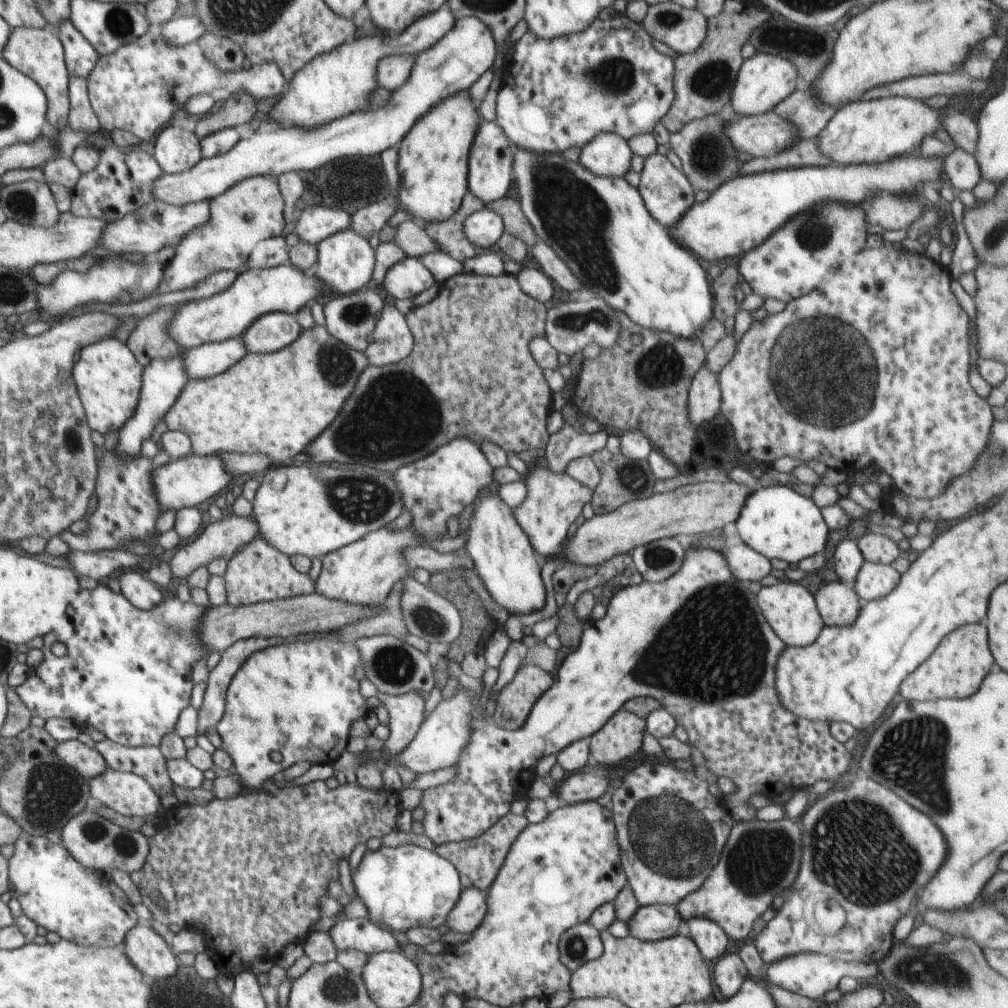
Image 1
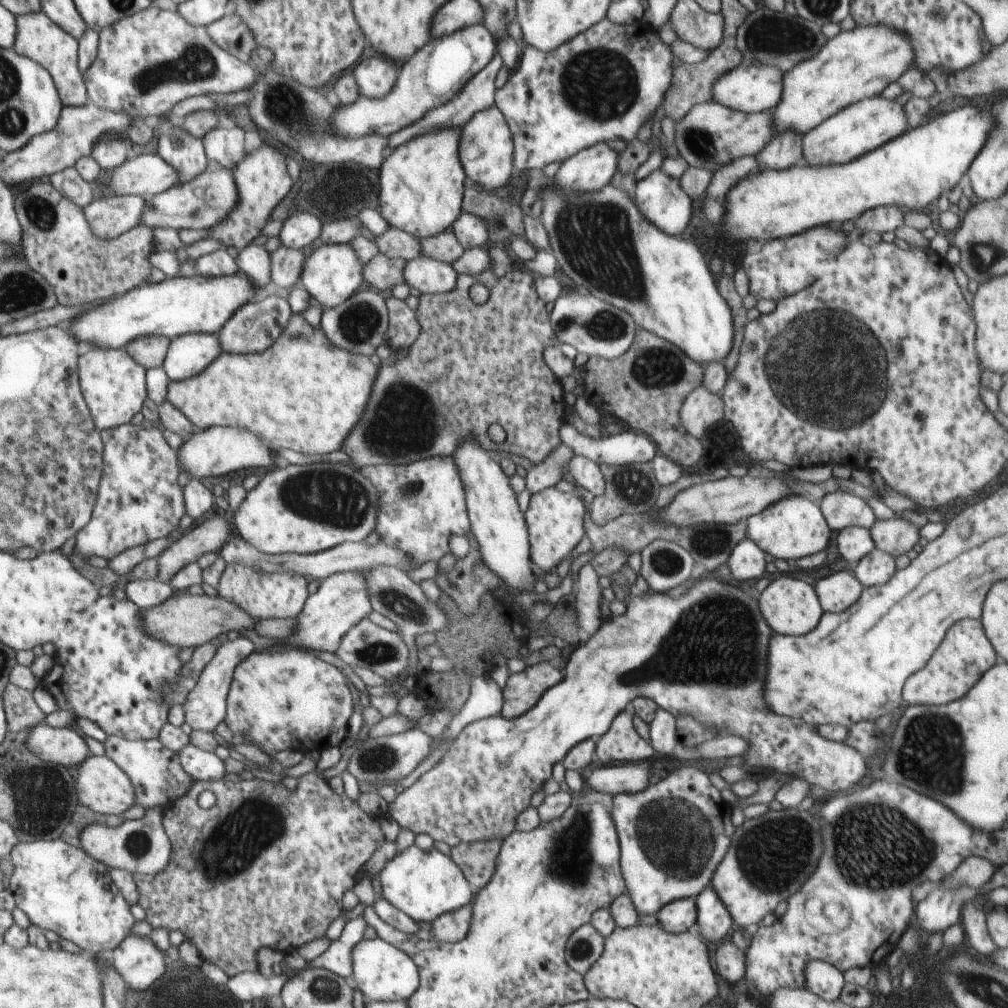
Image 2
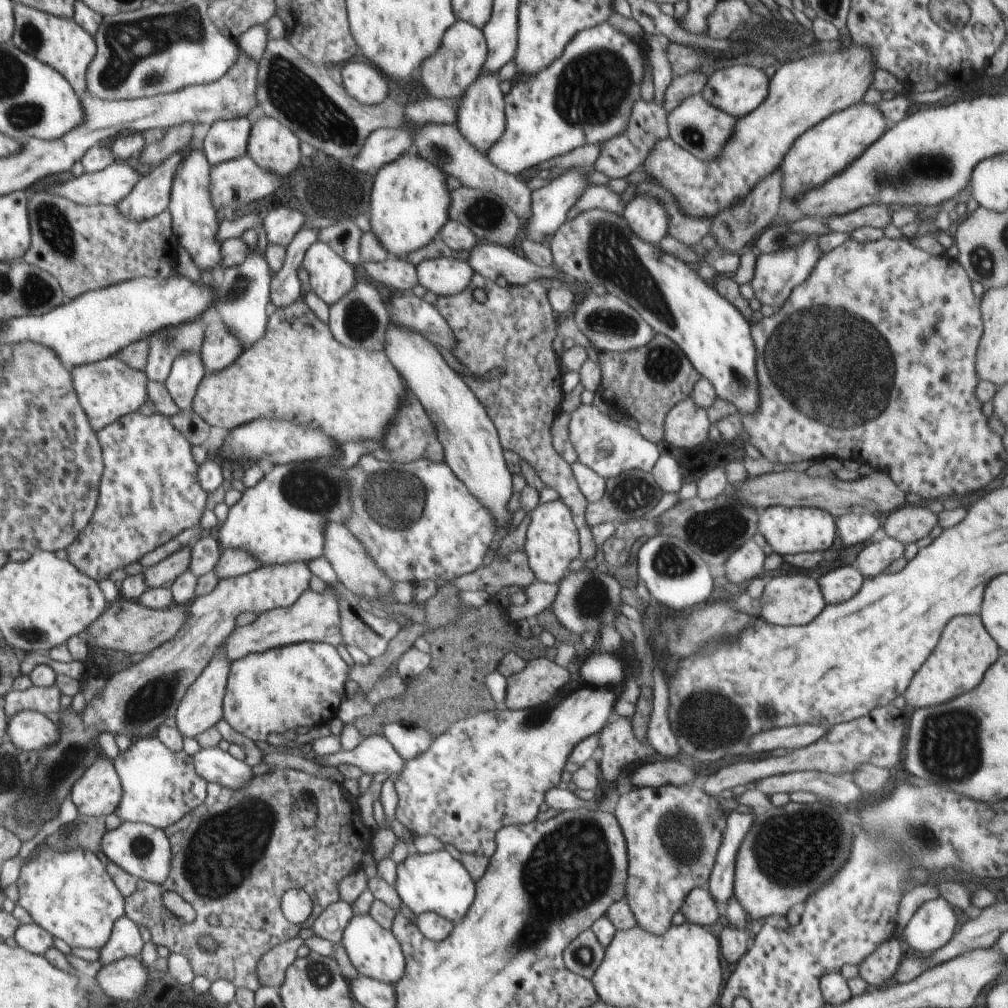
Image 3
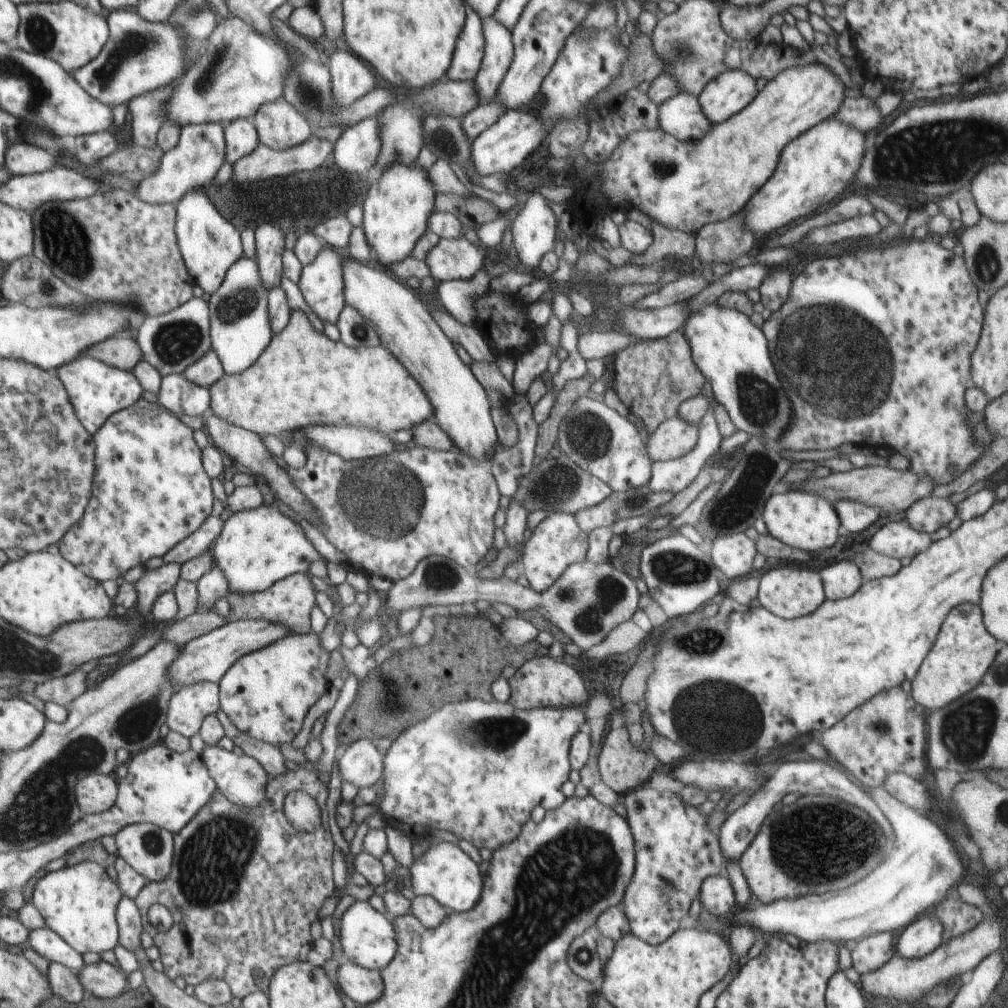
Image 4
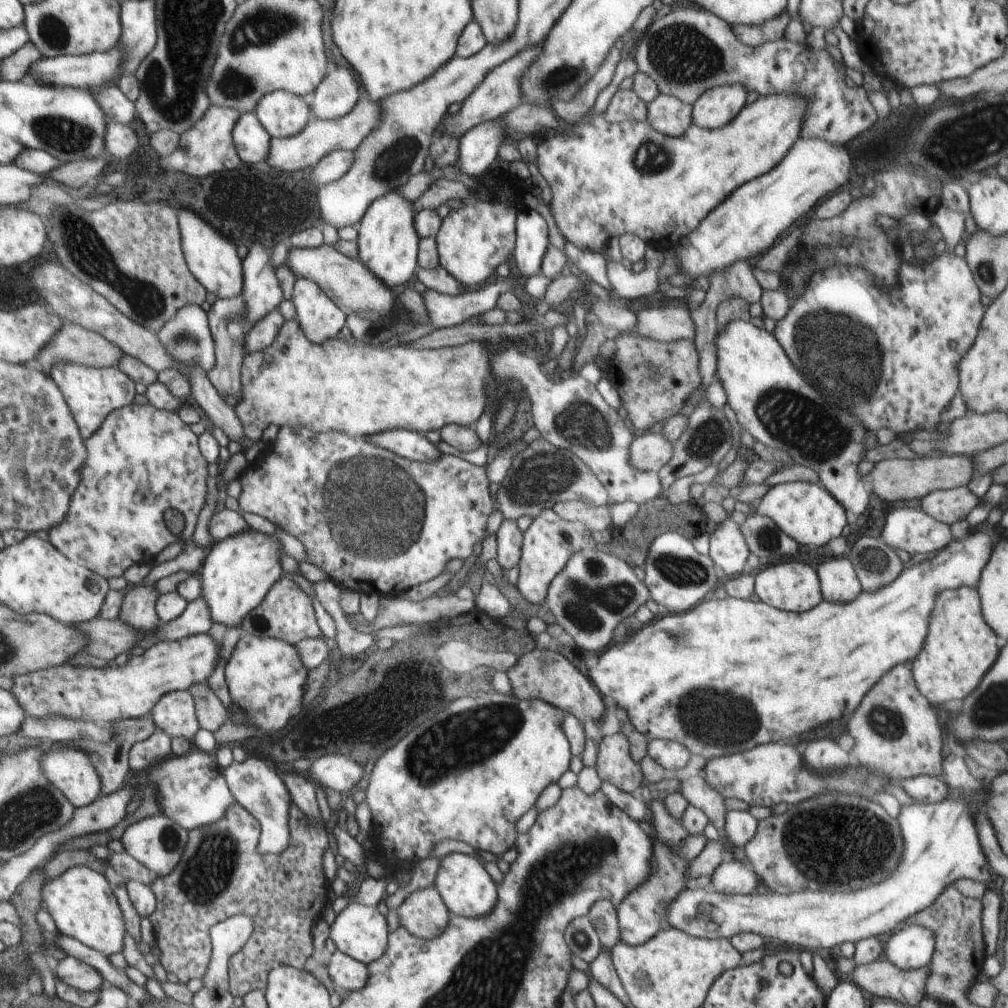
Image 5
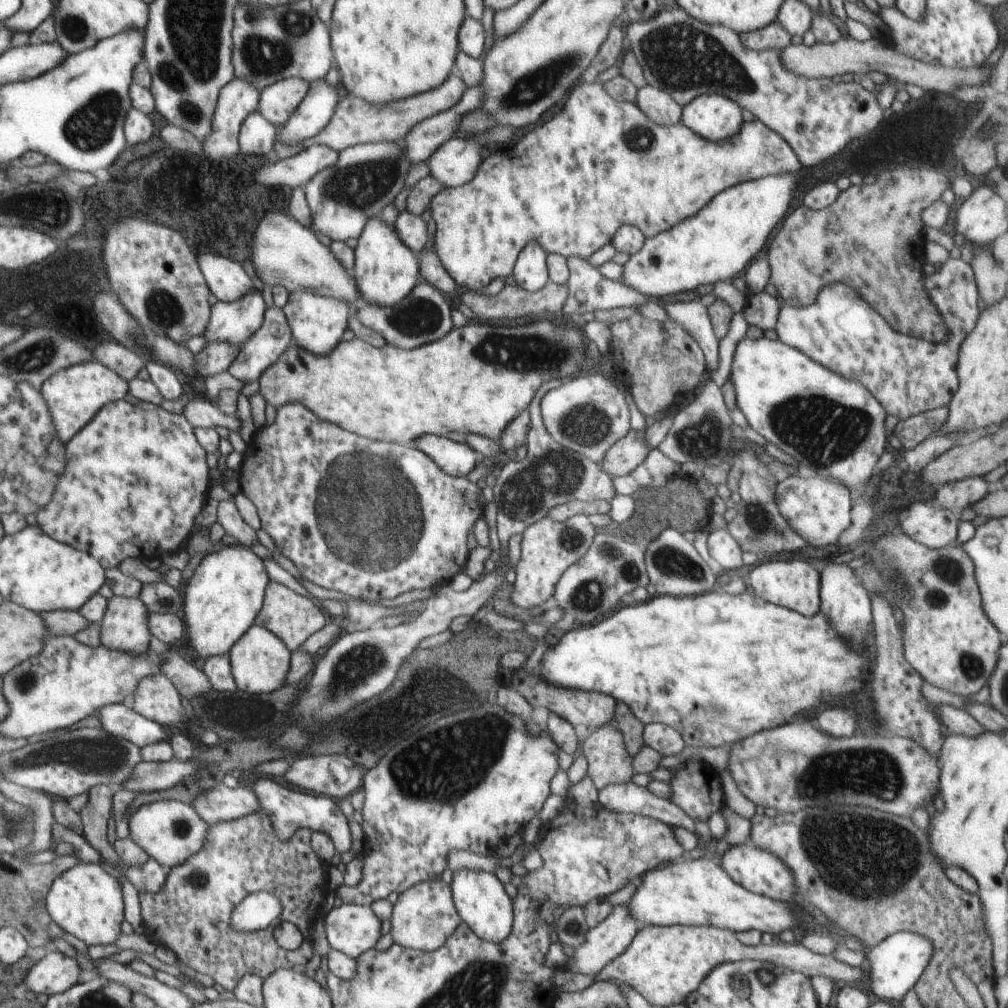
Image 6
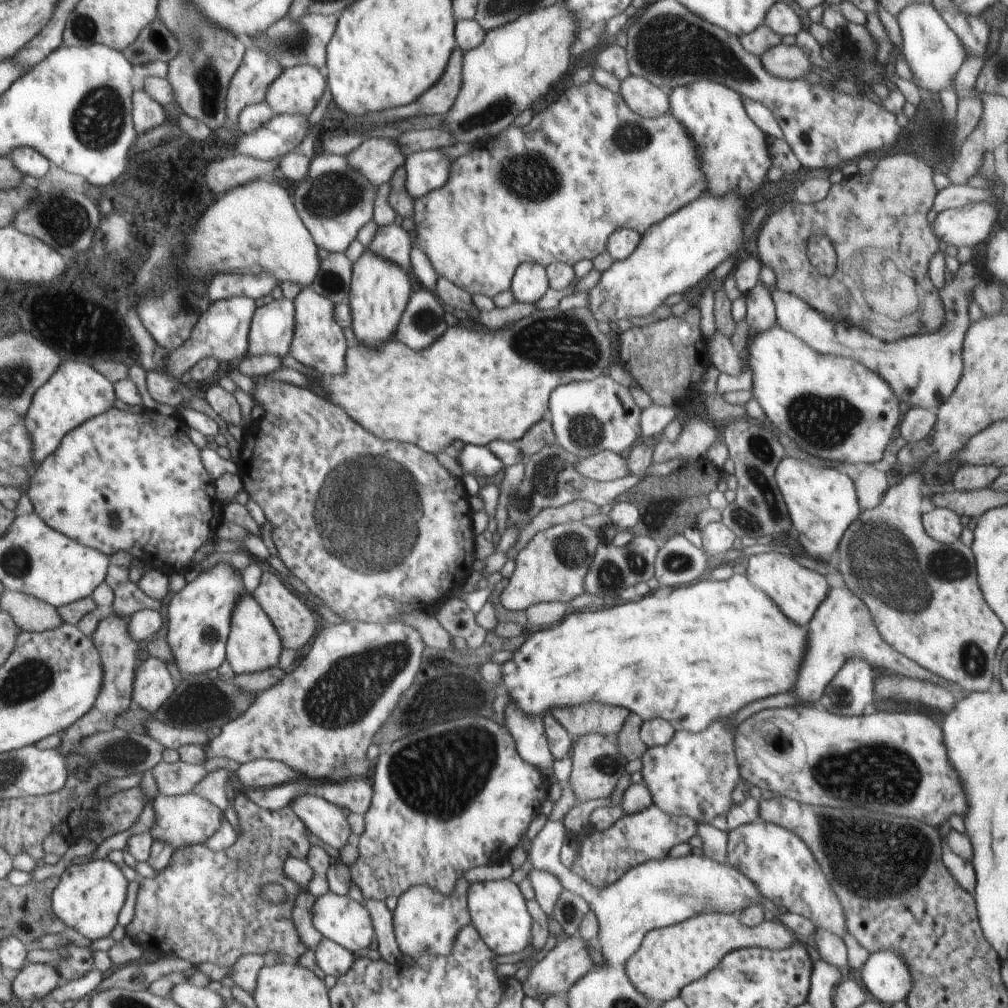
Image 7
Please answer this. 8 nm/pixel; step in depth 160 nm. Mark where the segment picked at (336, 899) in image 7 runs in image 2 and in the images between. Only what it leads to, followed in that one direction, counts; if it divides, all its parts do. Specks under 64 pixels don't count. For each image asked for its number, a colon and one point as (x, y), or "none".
2: (384, 973)
3: (375, 953)
4: (368, 938)
5: (360, 931)
6: (352, 929)

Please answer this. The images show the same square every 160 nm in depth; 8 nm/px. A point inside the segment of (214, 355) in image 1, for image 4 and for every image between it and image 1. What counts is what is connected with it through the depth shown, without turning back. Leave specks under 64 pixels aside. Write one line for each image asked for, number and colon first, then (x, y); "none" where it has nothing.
2: (188, 355)
3: (187, 370)
4: (177, 395)

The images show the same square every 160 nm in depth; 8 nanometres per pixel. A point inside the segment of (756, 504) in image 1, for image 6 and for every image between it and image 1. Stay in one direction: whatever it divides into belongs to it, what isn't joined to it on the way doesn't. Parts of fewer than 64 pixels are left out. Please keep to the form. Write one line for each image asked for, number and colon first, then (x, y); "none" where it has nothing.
2: (794, 526)
3: (789, 530)
4: (802, 520)
5: (811, 516)
6: (818, 509)

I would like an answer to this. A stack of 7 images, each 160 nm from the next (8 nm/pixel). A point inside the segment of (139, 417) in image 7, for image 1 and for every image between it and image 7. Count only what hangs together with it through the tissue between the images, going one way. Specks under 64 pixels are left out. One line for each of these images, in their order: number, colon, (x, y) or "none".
1: (127, 510)
2: (139, 500)
3: (149, 492)
4: (150, 491)
5: (141, 461)
6: (135, 479)

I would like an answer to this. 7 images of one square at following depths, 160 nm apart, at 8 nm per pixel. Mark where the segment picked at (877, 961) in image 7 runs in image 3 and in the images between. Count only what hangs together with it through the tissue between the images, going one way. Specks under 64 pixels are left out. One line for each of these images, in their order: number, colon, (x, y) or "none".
3: (932, 925)
4: (924, 935)
5: (912, 947)
6: (894, 965)

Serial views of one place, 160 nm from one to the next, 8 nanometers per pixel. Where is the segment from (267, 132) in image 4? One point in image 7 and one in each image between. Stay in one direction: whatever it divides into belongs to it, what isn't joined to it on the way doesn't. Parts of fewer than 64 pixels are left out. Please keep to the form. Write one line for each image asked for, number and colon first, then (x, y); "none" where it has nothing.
5: (282, 114)
6: (278, 102)
7: (297, 90)

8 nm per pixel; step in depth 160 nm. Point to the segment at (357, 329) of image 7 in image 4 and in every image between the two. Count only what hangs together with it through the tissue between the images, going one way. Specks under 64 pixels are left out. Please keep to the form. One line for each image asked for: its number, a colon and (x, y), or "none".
4: (399, 202)
5: (388, 241)
6: (386, 270)

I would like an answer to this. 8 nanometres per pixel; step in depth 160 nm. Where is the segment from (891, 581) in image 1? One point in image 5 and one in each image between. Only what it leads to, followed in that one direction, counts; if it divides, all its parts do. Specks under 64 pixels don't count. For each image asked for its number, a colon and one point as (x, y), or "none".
2: (876, 568)
3: (876, 557)
4: (898, 540)
5: (911, 529)

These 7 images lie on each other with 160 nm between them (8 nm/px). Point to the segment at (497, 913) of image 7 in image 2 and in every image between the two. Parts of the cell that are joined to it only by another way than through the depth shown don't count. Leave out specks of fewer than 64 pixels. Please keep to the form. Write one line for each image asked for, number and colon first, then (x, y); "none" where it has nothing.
2: (423, 884)
3: (435, 882)
4: (444, 871)
5: (466, 888)
6: (480, 898)

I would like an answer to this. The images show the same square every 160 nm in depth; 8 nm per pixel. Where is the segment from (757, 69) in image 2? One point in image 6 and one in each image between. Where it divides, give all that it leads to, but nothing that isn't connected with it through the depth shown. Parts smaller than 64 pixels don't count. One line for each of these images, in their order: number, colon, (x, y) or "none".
3: (736, 89)
4: (732, 91)
5: (717, 106)
6: (714, 116)

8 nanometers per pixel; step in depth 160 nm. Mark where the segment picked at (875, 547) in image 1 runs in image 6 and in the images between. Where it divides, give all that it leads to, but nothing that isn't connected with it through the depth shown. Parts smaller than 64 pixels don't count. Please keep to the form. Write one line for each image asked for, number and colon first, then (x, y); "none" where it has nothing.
2: (895, 536)
3: (909, 523)
4: (929, 514)
5: (948, 506)
6: (955, 496)

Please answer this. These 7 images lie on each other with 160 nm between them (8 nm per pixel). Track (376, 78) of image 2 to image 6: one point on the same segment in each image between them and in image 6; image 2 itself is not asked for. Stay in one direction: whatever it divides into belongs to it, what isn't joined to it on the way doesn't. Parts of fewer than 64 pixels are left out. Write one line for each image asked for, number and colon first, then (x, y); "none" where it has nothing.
3: (366, 83)
4: (351, 79)
5: (339, 91)
6: (315, 111)

